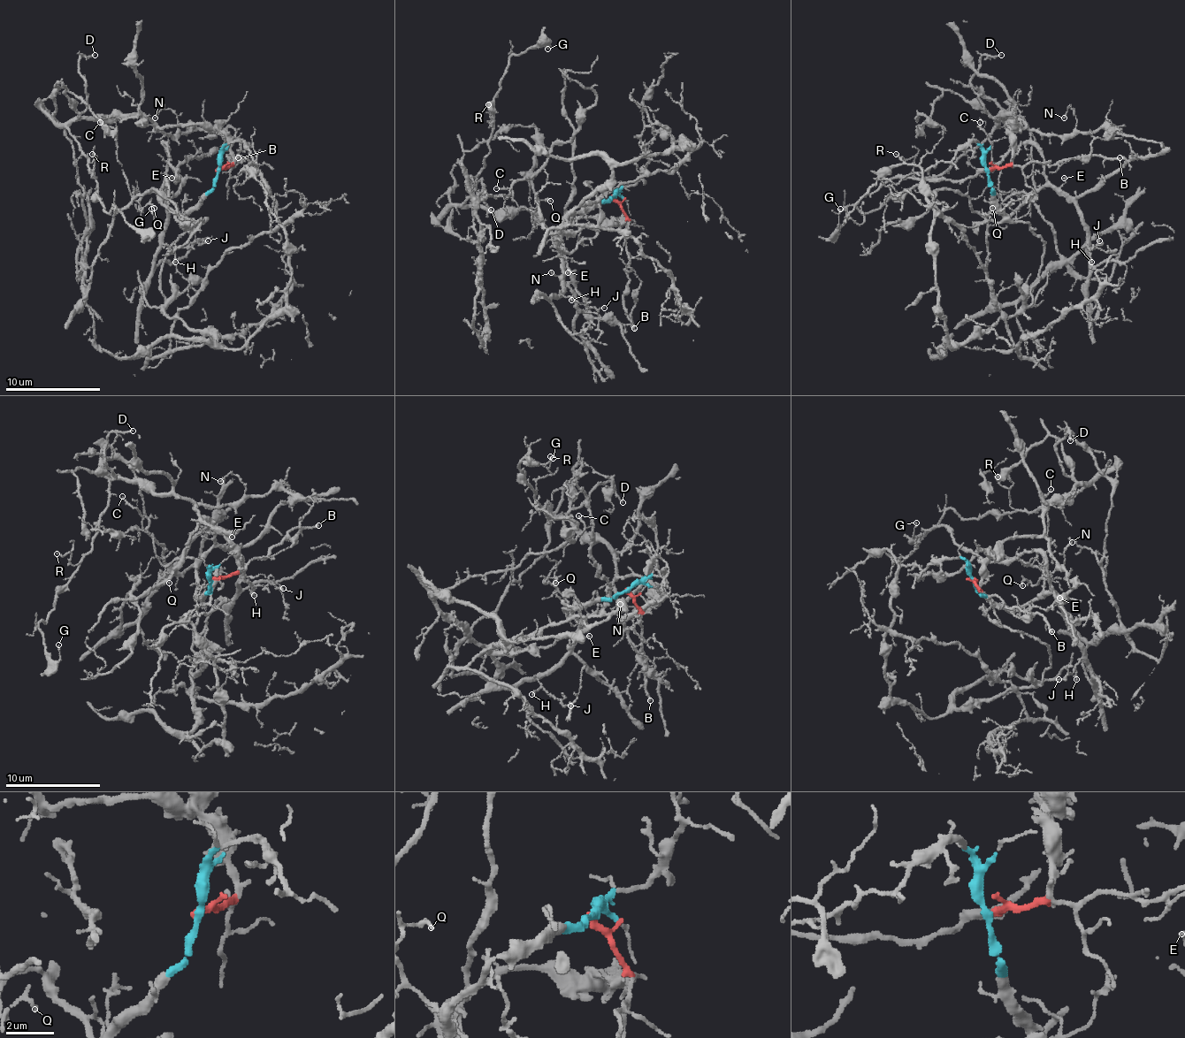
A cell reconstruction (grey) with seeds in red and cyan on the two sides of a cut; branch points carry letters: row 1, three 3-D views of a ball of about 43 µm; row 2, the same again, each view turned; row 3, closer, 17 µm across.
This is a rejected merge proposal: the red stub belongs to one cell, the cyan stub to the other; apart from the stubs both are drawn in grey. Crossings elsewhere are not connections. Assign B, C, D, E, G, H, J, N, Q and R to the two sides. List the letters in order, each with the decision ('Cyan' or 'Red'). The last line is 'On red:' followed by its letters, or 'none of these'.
B: Red
C: Cyan
D: Red
E: Cyan
G: Red
H: Cyan
J: Cyan
N: Red
Q: Cyan
R: Red
On red: B, D, G, N, R

